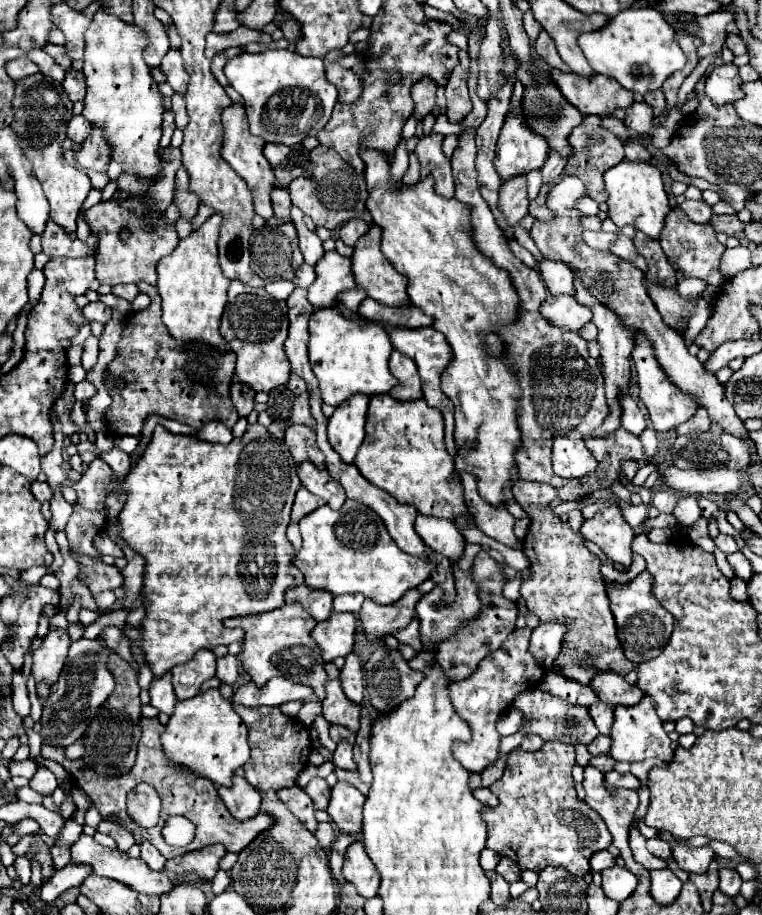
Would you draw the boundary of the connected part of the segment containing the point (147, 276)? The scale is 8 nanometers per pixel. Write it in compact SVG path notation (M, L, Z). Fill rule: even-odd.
M110 199L106 203L98 203L92 209L86 211L86 221L92 227L92 233L100 237L100 245L96 249L96 279L100 283L106 283L110 287L118 283L140 283L146 281L150 285L156 285L156 265L164 255L170 255L176 249L178 235L176 229L166 225L162 219L158 221L154 231L148 231L140 225L138 209L134 209L132 203L116 203L116 199ZM128 231L128 241L120 239L120 233Z

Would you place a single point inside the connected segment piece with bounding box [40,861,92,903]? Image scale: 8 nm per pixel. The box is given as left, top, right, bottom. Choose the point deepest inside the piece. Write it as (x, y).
(73, 874)

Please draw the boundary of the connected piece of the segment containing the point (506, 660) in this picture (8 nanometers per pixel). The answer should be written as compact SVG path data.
M514 629L512 635L500 645L500 649L492 651L486 659L480 661L476 671L462 681L452 683L452 705L456 707L456 713L468 721L472 739L470 741L456 741L452 745L452 755L472 773L482 773L486 767L494 765L498 759L498 745L500 745L500 733L496 731L498 717L508 709L508 705L514 701L514 697L530 687L536 685L536 659L528 651L532 629Z

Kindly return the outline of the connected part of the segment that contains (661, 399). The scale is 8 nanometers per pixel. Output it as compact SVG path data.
M642 333L636 335L636 341L634 341L634 351L632 351L632 359L634 359L634 367L638 371L638 387L640 387L640 399L642 403L646 405L648 409L648 415L650 415L650 427L654 431L660 431L660 433L666 433L666 431L672 431L676 429L680 423L688 421L698 405L694 403L694 399L686 393L682 393L674 383L670 383L670 379L664 375L662 367L658 365L654 353L652 353L652 347L648 347L648 339L644 339Z

